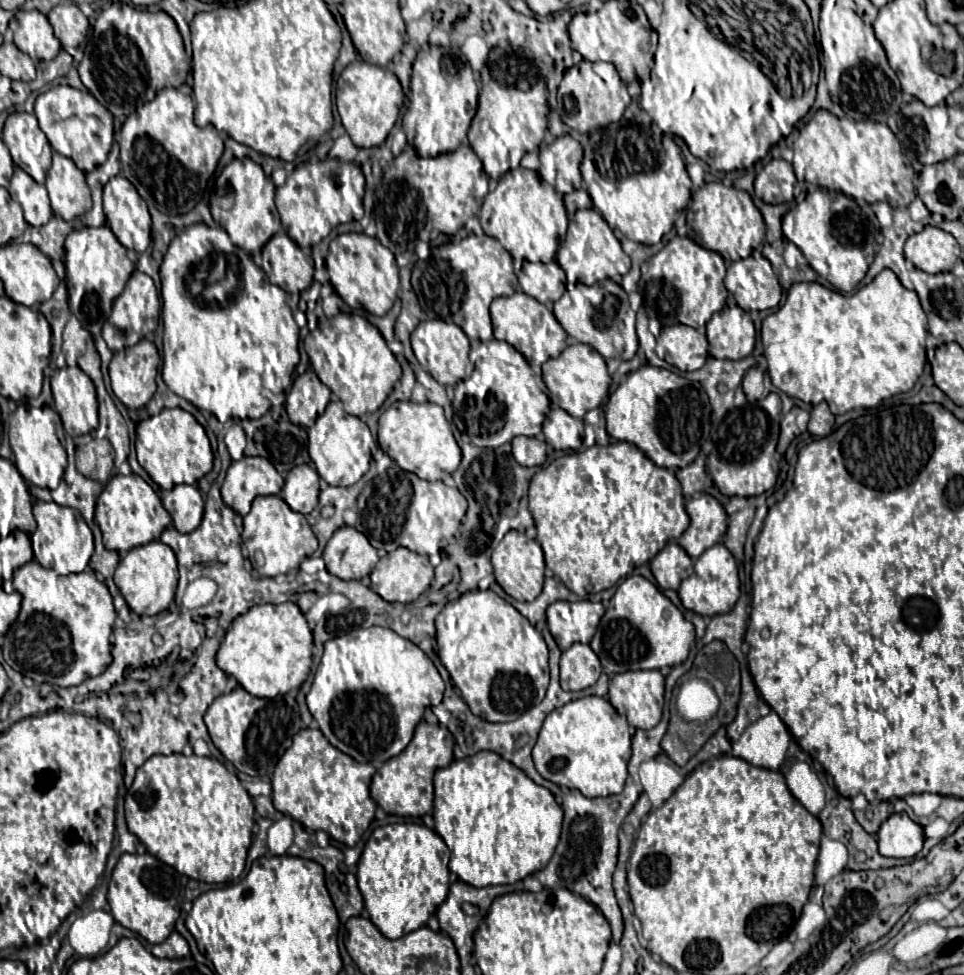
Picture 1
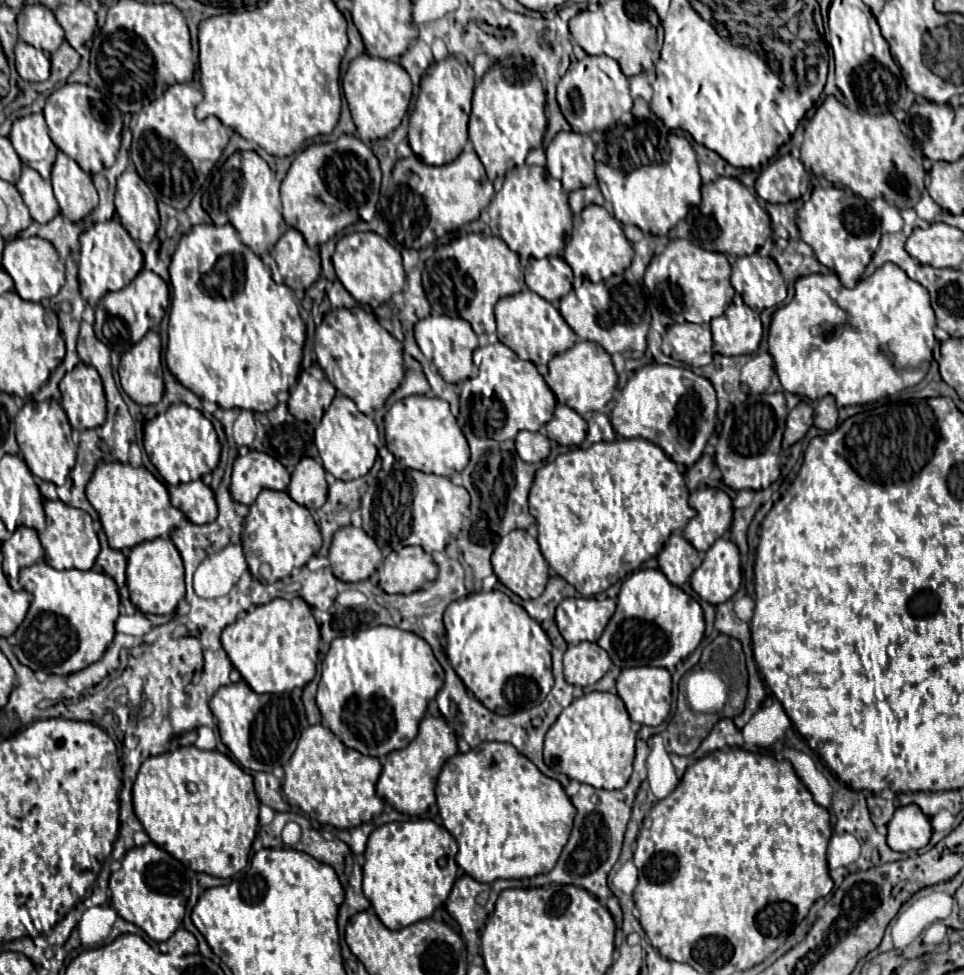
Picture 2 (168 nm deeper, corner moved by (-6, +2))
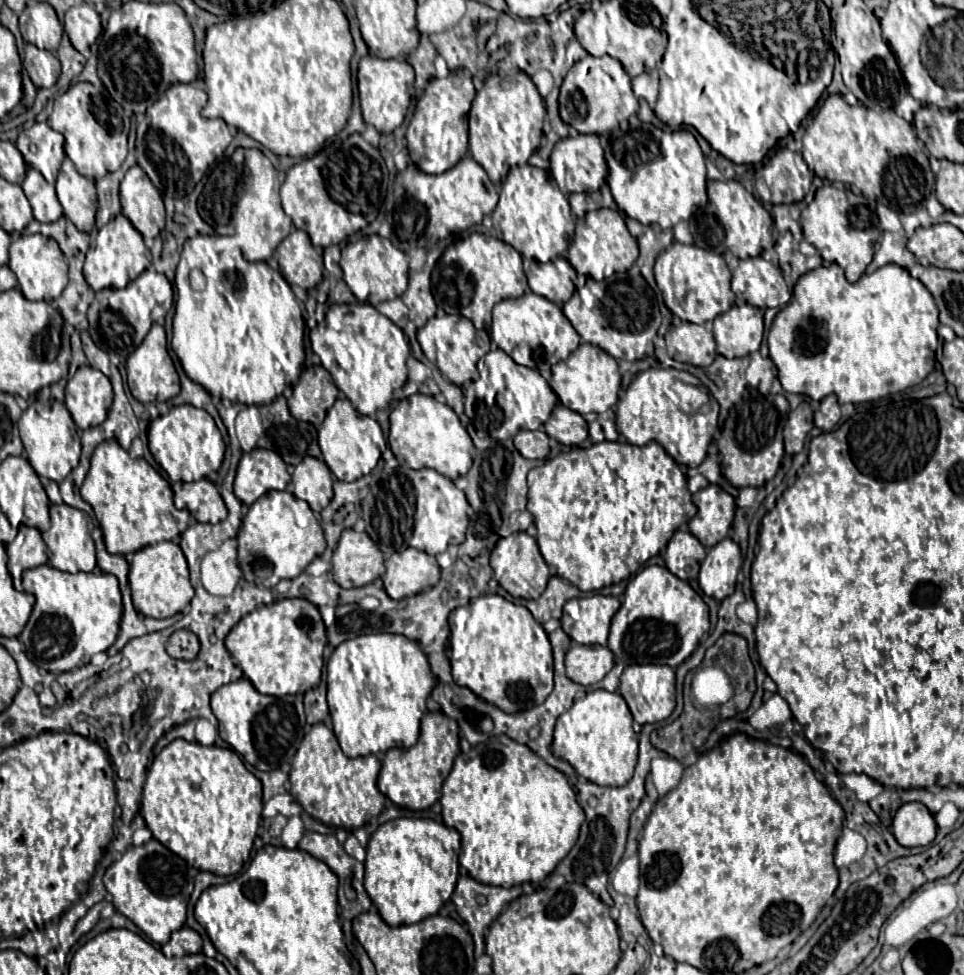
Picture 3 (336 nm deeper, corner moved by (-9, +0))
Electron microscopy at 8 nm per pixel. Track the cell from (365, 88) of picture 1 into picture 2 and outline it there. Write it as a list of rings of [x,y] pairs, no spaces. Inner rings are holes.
[[[364,53],[350,61],[350,67],[342,79],[342,91],[360,139],[364,143],[372,143],[376,139],[388,137],[402,123],[402,117],[410,105],[412,83],[408,73],[398,63]]]

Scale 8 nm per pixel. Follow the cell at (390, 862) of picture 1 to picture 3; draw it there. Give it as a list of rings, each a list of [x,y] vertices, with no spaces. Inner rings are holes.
[[[399,817],[383,823],[367,843],[365,891],[391,927],[413,925],[435,915],[451,897],[459,869],[459,833],[423,817]]]

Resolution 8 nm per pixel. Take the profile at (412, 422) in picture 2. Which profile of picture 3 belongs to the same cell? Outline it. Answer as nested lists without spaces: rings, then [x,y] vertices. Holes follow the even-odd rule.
[[[421,393],[405,397],[391,411],[389,447],[395,453],[401,467],[411,467],[411,469],[431,467],[449,479],[467,475],[475,457],[473,441],[465,431],[465,427],[461,425],[455,411],[449,405],[439,403],[435,397]]]

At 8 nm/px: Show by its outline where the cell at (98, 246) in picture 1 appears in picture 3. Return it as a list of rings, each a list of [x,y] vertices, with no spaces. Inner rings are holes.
[[[117,215],[115,219],[111,219],[111,223],[107,223],[103,229],[97,231],[95,245],[91,251],[87,251],[83,273],[85,273],[87,283],[95,291],[101,291],[105,287],[121,289],[129,281],[133,281],[139,273],[143,273],[149,265],[151,265],[151,253],[145,247],[143,237],[125,215]]]

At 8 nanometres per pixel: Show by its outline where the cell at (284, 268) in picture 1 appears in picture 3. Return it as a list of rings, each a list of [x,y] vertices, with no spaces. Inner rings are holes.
[[[291,231],[275,249],[275,259],[281,275],[291,287],[311,289],[323,277],[323,255],[317,253],[305,231]]]

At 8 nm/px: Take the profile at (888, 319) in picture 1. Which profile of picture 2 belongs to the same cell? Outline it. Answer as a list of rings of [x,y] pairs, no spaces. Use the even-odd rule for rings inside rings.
[[[894,263],[882,265],[872,277],[862,279],[854,289],[846,289],[834,273],[814,273],[800,277],[796,281],[794,299],[774,313],[768,331],[769,353],[786,391],[812,401],[834,395],[838,407],[864,405],[914,387],[926,377],[933,359],[932,351],[938,343],[935,327],[936,317],[930,307],[928,291]],[[816,325],[822,325],[826,335],[812,335],[810,329]]]

